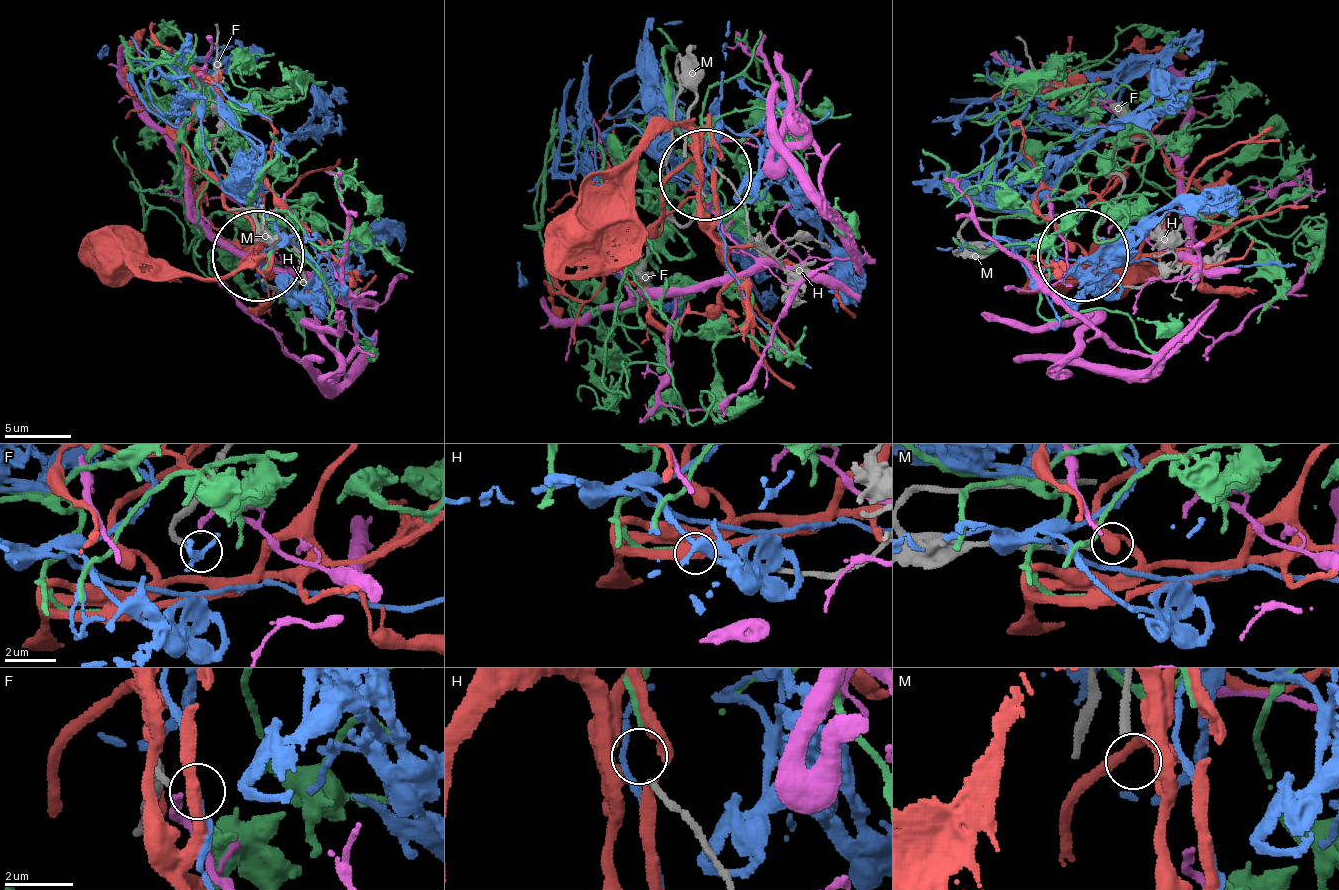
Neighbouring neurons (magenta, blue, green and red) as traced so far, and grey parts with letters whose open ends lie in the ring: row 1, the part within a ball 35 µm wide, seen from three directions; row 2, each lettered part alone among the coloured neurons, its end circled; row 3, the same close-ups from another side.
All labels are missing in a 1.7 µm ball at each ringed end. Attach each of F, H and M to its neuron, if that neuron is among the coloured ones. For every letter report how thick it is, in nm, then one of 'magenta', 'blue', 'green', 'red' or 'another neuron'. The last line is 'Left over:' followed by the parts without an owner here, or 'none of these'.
F: 240 nm | another neuron
H: 180 nm | green
M: 280 nm | another neuron
Left over: F, M

